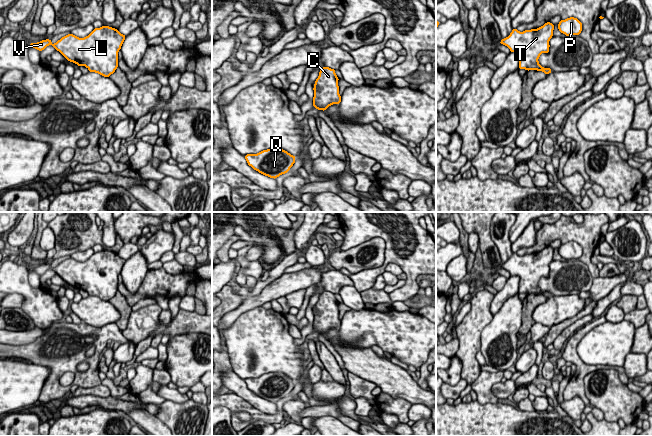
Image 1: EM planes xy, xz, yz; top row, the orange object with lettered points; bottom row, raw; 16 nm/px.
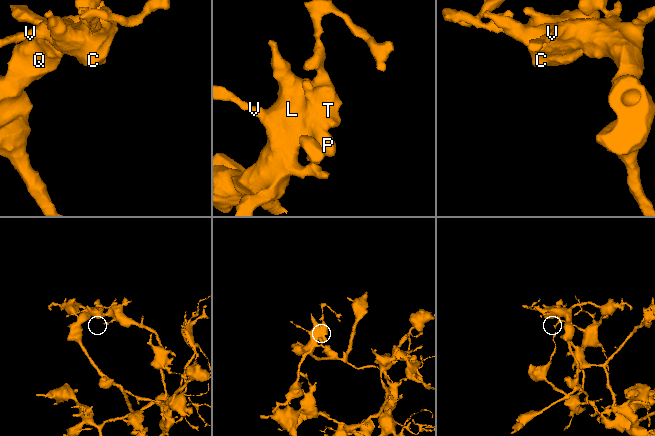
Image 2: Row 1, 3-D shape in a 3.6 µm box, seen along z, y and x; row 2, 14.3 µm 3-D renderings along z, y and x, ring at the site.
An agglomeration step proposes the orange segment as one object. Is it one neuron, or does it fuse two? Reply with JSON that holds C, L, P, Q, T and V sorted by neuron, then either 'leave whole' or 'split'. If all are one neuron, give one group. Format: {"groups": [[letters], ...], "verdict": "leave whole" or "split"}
{"groups": [["C", "L", "P", "Q", "T", "V"]], "verdict": "leave whole"}

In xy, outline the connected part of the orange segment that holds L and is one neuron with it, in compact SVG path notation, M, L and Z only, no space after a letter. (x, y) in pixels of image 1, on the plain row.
M102 250L95 252L84 262L68 258L55 268L52 268L50 263L30 267L29 273L34 271L42 275L52 269L68 285L85 290L90 296L109 301L118 291L118 275L125 262L118 253Z

